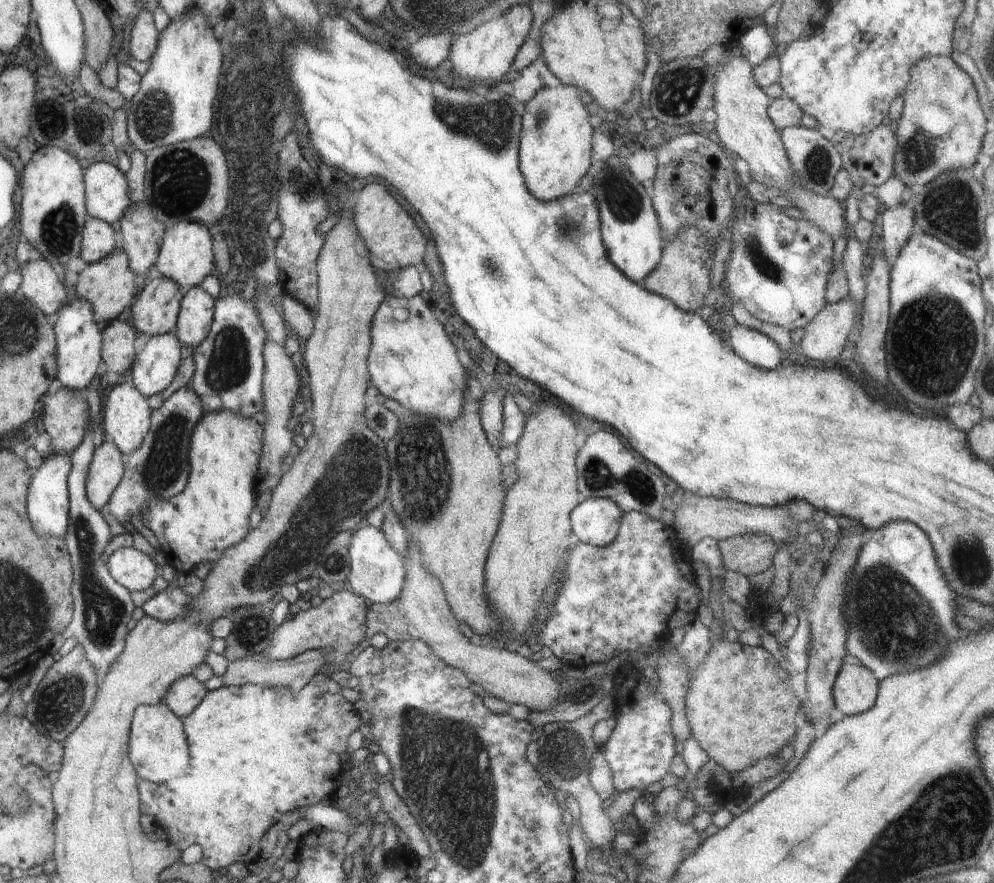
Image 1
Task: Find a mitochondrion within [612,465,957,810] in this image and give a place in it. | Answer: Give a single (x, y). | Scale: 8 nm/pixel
(881, 588)

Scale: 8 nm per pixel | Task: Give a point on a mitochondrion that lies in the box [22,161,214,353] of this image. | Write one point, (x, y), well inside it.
(58, 230)

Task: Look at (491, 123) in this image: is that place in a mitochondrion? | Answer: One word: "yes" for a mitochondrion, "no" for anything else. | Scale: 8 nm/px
yes

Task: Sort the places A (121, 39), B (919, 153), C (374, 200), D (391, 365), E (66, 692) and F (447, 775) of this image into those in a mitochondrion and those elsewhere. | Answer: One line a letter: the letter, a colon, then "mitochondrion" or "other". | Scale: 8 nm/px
A: other
B: mitochondrion
C: other
D: other
E: mitochondrion
F: mitochondrion

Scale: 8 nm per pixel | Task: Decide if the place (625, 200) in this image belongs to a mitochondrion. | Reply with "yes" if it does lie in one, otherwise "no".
yes

